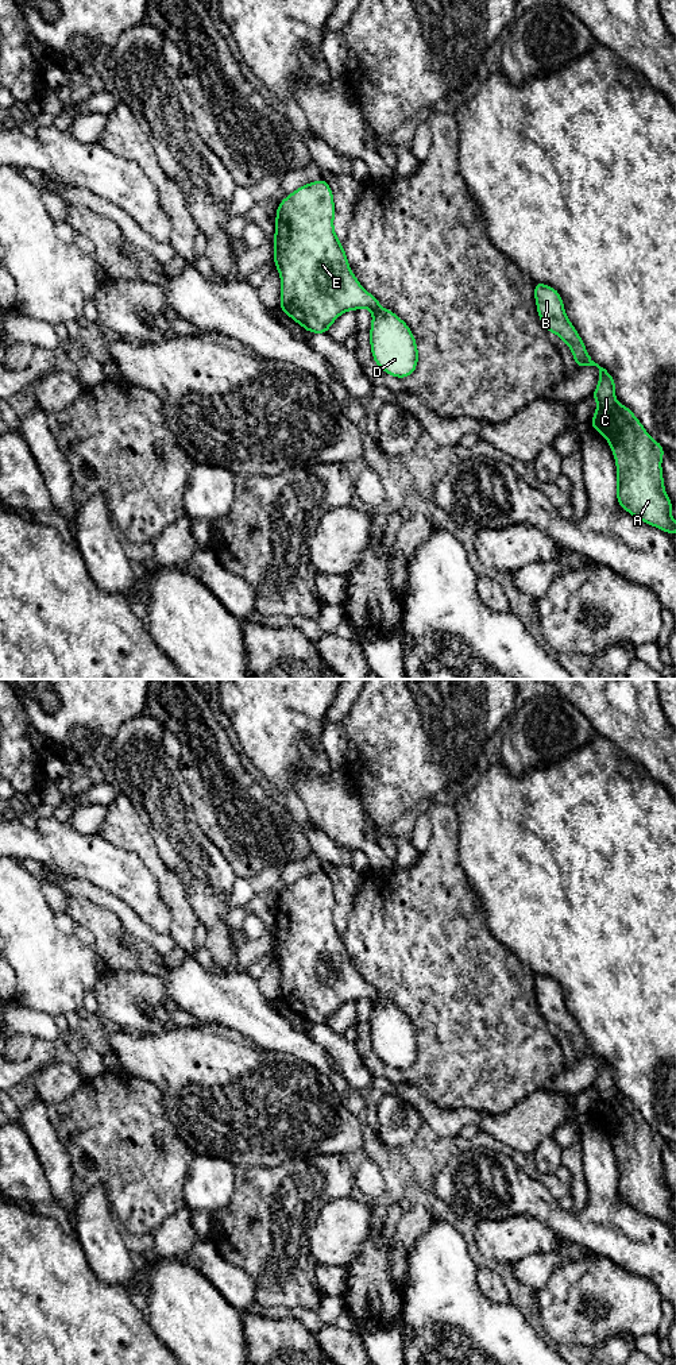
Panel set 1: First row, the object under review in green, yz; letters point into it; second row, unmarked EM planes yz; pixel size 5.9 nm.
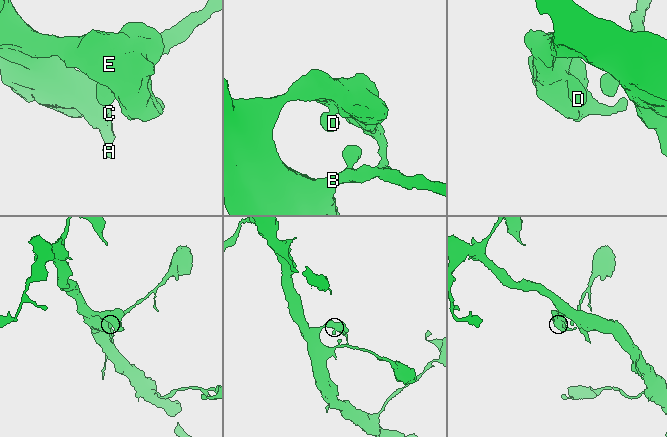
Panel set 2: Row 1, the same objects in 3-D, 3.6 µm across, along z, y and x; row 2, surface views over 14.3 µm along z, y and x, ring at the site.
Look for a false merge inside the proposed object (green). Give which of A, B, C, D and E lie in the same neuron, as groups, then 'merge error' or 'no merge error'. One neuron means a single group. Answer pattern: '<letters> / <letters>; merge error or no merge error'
A B C D E; no merge error

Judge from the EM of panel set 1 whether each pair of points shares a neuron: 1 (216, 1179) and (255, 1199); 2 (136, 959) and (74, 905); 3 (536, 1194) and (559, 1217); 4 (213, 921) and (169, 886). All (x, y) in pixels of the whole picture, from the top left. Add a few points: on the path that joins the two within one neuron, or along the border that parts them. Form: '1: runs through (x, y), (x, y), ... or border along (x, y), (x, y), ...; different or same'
1: border along (235, 1165), (234, 1198), (213, 1213); different
2: runs through (122, 947), (89, 914); same
3: runs through (540, 1200), (552, 1213); same
4: border along (176, 875), (200, 924); different

